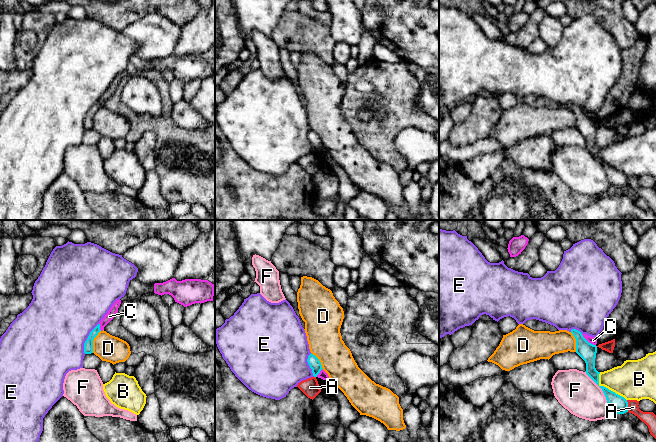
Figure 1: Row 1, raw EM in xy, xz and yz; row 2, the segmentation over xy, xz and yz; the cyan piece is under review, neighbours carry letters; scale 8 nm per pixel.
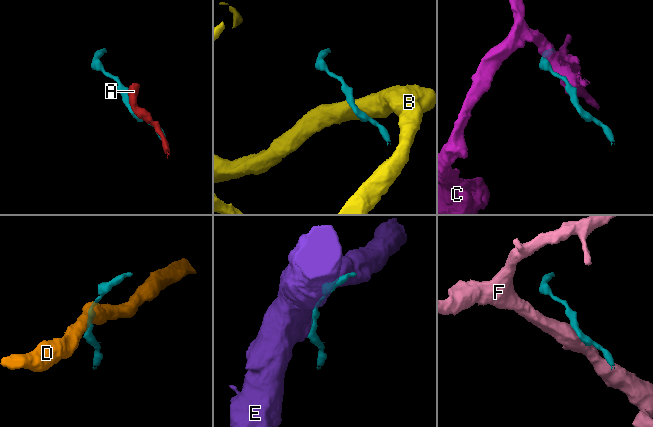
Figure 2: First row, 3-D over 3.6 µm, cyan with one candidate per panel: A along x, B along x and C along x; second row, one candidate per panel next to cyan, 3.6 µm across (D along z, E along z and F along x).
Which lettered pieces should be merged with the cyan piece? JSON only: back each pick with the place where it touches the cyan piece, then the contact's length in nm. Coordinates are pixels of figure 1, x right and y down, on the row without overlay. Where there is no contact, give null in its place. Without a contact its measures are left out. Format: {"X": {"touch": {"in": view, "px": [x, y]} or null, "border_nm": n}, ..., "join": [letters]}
{"join": []}

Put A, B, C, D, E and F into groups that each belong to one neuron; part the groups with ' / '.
A / B / C / D / E / F

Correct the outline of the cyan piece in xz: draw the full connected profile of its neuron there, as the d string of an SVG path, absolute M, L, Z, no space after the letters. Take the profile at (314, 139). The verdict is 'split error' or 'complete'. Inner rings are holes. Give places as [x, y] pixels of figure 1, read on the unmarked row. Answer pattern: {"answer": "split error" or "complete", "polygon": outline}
{"answer": "complete", "polygon": "M312 129L308 132L307 138L312 145L312 149L314 153L317 153L317 151L320 149L320 147L323 145L321 138L319 135L313 131Z"}

